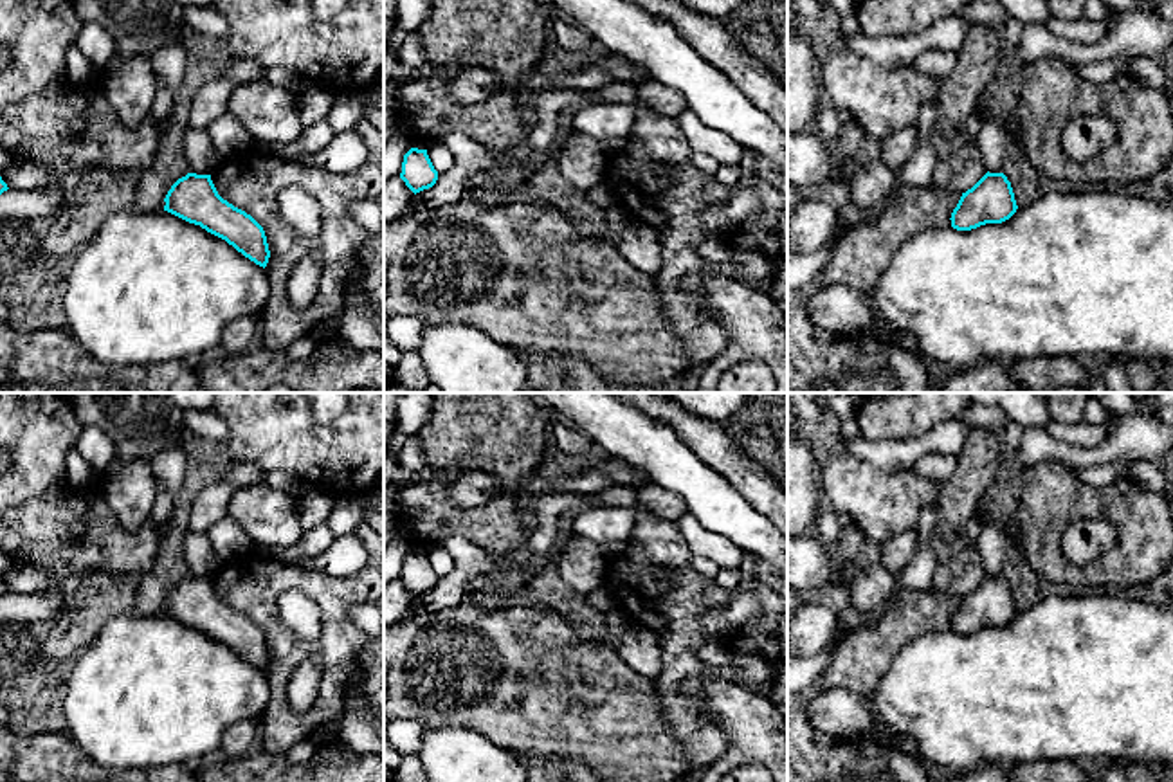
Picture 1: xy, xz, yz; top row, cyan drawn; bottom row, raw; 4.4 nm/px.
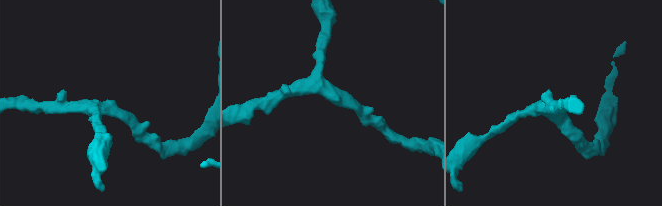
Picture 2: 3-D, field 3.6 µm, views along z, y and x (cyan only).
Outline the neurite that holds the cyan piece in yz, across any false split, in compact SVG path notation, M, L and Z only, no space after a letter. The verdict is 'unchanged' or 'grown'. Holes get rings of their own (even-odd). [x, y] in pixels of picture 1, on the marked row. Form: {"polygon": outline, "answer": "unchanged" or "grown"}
{"polygon": "M986 173L971 189L962 193L951 213L951 227L971 231L986 223L1002 223L1018 205L1011 182L1004 173Z", "answer": "unchanged"}

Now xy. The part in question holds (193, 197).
{"polygon": "M187 173L171 186L164 202L164 211L200 225L256 265L267 267L270 250L263 227L250 214L223 200L211 175Z", "answer": "unchanged"}

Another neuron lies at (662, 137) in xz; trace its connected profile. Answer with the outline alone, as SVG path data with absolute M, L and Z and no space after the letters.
M638 110L631 139L640 142L649 159L659 166L687 164L694 151L679 123L658 112Z

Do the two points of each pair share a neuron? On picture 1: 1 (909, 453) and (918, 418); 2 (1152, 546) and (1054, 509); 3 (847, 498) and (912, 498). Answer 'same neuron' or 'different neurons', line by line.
1: different neurons
2: same neuron
3: same neuron

